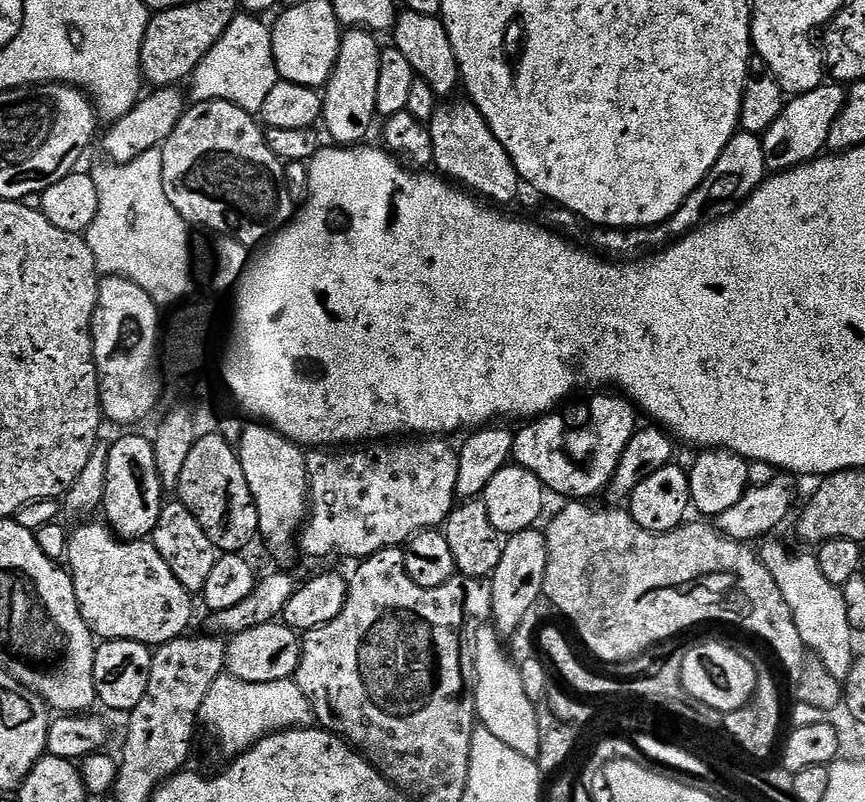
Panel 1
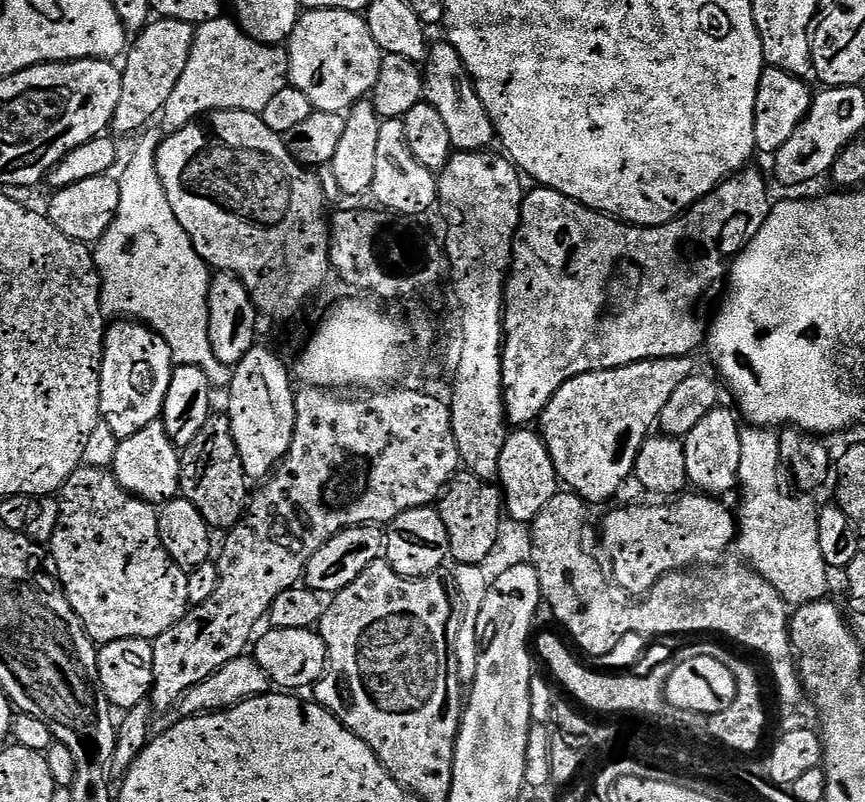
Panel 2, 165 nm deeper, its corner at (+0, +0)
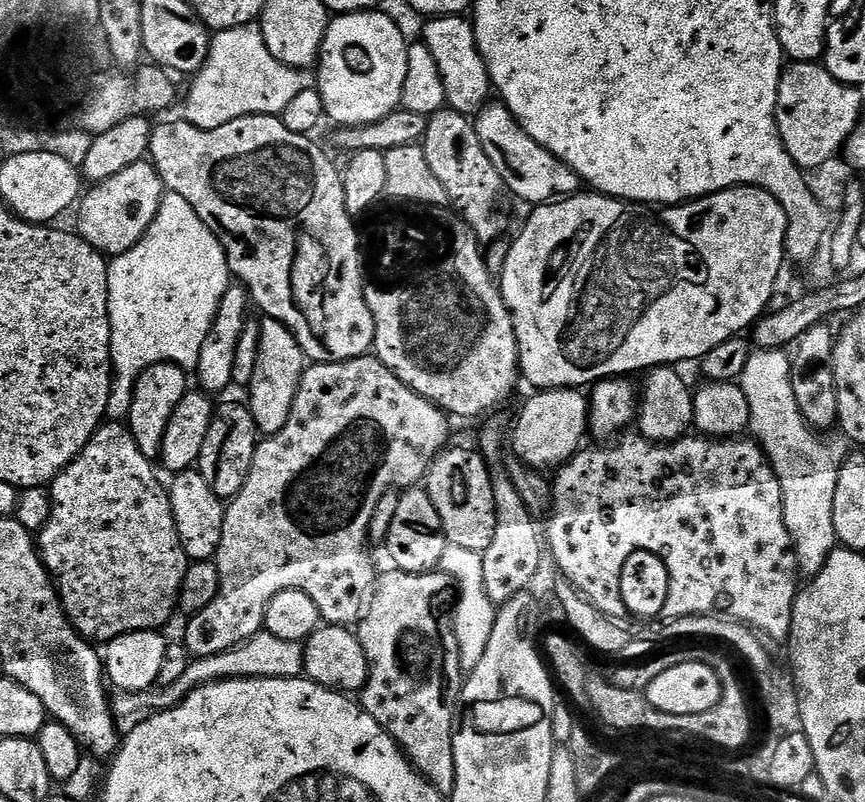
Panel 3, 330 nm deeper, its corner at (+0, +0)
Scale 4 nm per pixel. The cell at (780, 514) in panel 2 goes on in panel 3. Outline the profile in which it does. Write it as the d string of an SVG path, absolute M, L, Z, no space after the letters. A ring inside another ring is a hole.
M756 350L749 355L745 362L745 368L739 374L738 387L741 395L745 398L747 427L750 432L752 428L753 434L751 433L751 435L754 437L755 443L762 449L767 463L770 465L771 475L772 472L776 475L776 484L780 487L778 507L784 519L784 529L788 534L791 547L794 549L795 563L797 560L802 567L816 570L830 555L830 547L828 548L830 536L826 531L826 521L828 520L828 505L834 479L838 474L838 467L836 468L835 462L832 461L831 450L808 430L809 425L798 407L793 392L793 381L794 369L787 351Z

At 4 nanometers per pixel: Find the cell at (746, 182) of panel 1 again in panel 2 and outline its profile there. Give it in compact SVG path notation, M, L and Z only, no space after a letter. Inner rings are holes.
M749 166L735 176L723 180L710 195L703 196L693 204L687 212L677 216L675 220L659 224L653 228L637 226L614 216L605 216L592 208L582 206L578 201L566 198L553 188L536 186L525 195L520 211L520 225L512 243L512 266L508 279L504 285L504 347L502 349L502 382L504 383L504 415L507 423L512 426L532 426L539 421L544 407L558 389L568 379L590 371L602 371L607 368L624 367L640 360L662 359L665 356L690 356L697 351L696 347L703 345L706 340L705 325L700 325L696 317L696 303L704 296L707 288L712 288L716 283L723 281L730 271L733 259L743 252L745 246L756 237L758 230L766 222L770 211L768 200L768 184L760 172L755 172L755 167Z

